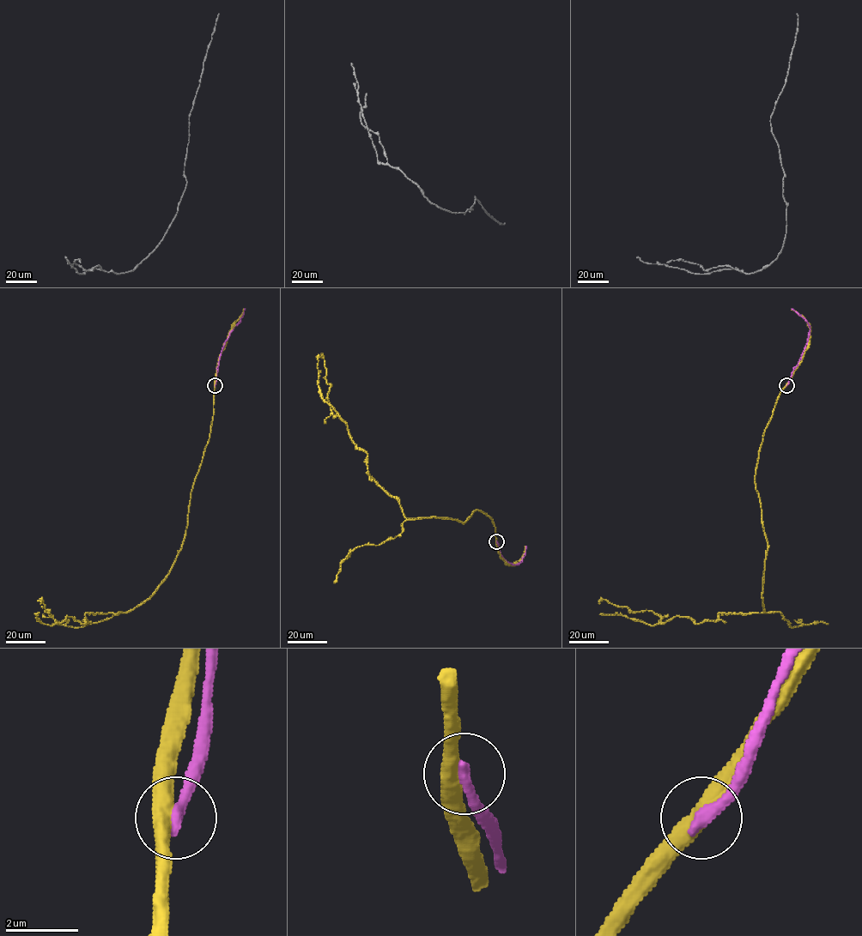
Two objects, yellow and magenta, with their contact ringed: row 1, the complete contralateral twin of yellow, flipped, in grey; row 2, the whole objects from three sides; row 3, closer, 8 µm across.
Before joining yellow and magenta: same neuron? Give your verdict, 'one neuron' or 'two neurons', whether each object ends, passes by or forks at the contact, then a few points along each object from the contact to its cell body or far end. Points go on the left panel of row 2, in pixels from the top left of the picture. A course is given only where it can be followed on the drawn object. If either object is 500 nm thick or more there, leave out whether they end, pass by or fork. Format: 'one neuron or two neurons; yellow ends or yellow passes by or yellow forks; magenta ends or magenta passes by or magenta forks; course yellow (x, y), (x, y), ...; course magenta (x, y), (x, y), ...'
two neurons; yellow passes by; magenta ends; course yellow (215, 385), (185, 534), (158, 588), (126, 612), (87, 612), (85, 623), (67, 616), (57, 623), (39, 604); course magenta (215, 385), (225, 341), (245, 308)

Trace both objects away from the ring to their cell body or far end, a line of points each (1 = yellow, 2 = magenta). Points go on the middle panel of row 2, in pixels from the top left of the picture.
1: (496, 540), (492, 520), (479, 510), (464, 522), (406, 518), (367, 474), (367, 453), (331, 412), (321, 354)
2: (496, 541), (500, 554), (512, 564), (521, 560), (526, 546)

